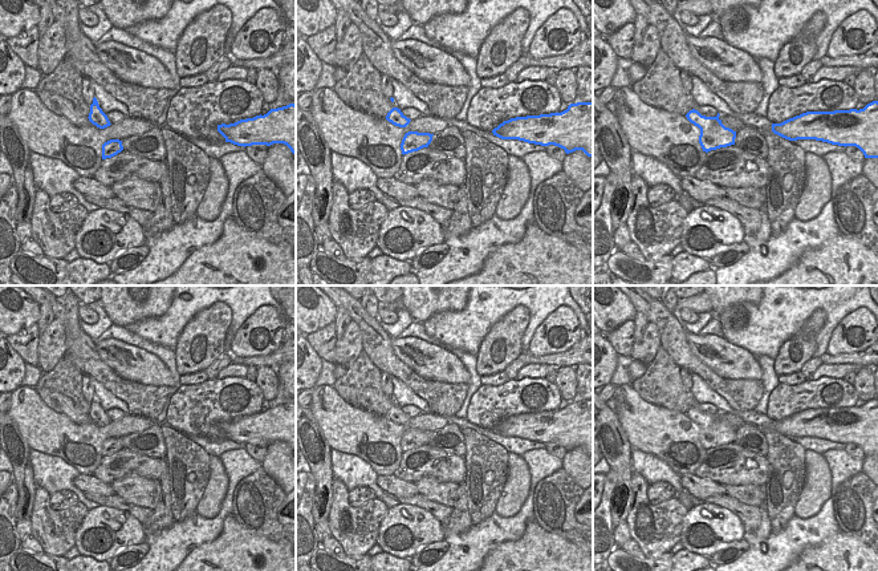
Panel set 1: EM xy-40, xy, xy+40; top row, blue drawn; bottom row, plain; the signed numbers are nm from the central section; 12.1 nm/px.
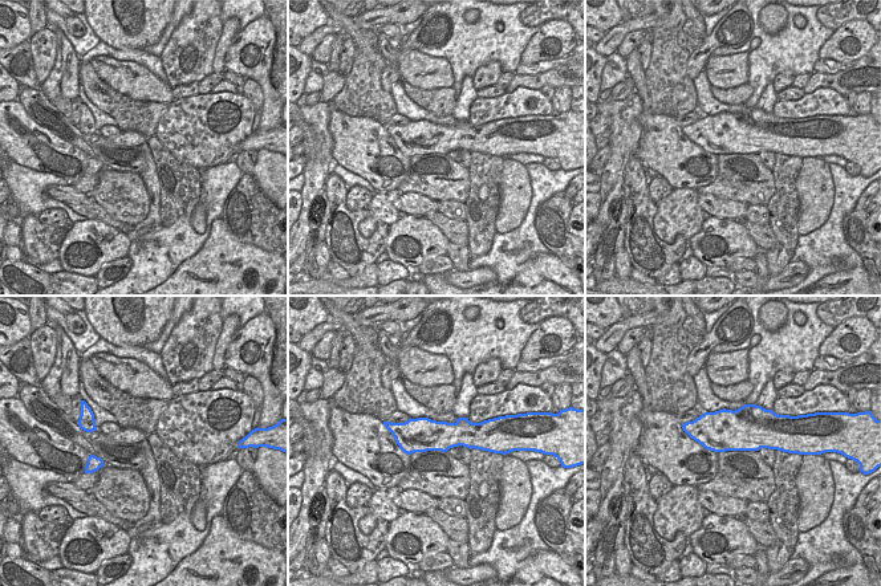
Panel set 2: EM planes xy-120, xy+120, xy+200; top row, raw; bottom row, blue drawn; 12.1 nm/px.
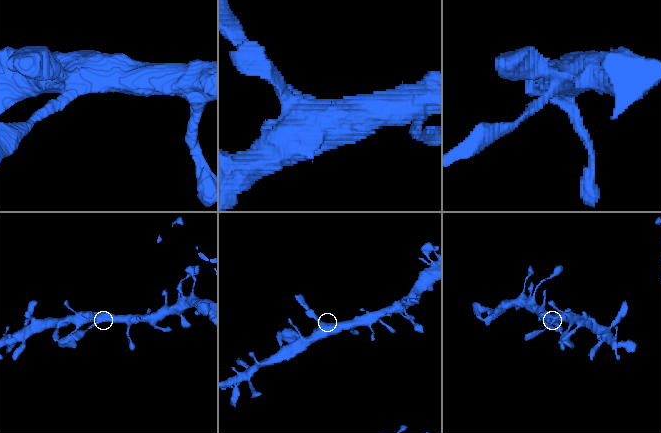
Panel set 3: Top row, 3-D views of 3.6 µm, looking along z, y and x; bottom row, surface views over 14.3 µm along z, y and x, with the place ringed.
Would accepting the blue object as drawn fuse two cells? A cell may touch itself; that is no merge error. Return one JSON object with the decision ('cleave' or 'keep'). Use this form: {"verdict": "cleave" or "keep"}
{"verdict": "keep"}

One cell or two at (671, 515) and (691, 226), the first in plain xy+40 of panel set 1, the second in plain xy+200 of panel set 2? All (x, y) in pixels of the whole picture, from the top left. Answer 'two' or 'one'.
two

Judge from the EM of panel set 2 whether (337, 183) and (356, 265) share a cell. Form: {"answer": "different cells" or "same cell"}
{"answer": "same cell"}

